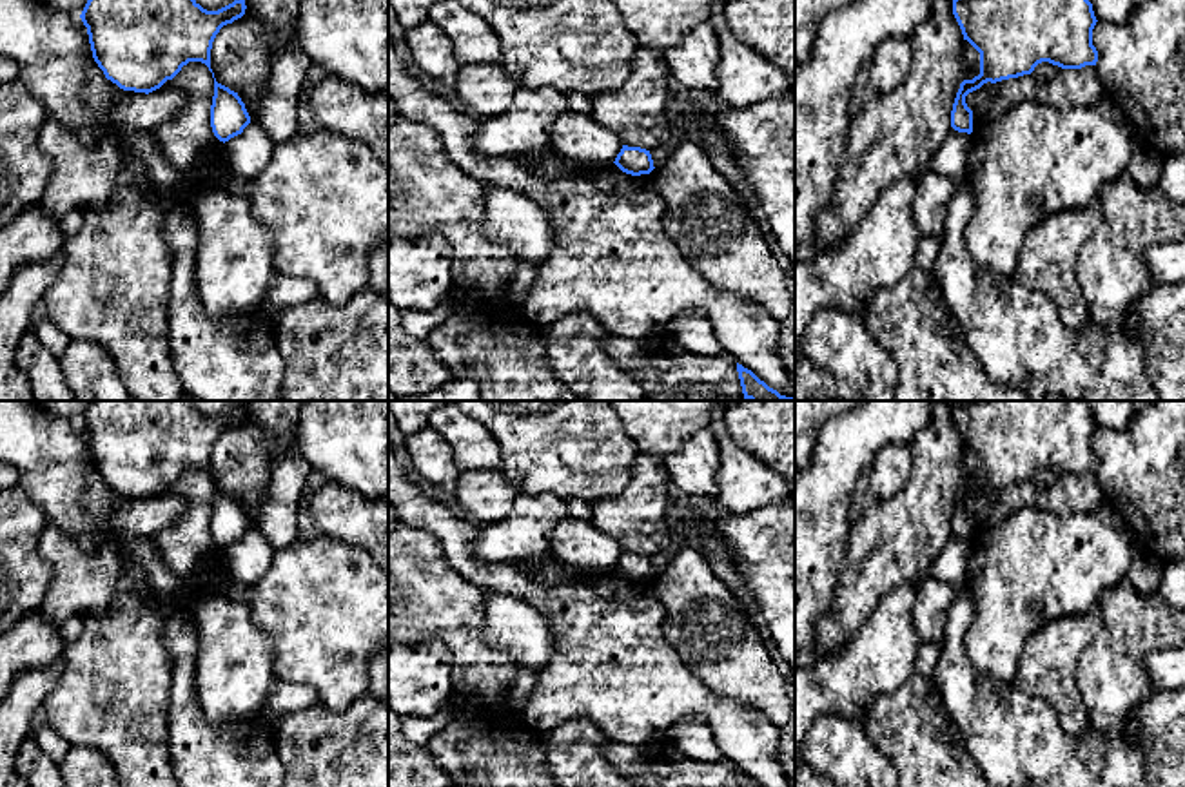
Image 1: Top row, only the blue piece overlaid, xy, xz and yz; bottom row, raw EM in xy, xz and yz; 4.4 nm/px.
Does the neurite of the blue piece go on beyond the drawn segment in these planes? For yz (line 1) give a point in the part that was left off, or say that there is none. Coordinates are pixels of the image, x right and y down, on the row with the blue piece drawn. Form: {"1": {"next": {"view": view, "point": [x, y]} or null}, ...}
{"1": {"next": null}}

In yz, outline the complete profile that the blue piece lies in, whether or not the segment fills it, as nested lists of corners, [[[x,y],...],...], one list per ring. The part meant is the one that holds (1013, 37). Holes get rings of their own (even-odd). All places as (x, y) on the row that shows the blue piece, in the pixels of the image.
[[[953,0],[953,15],[980,53],[980,74],[956,92],[951,127],[973,132],[965,96],[984,83],[1031,74],[1042,62],[1062,69],[1096,65],[1096,16],[1089,0]]]

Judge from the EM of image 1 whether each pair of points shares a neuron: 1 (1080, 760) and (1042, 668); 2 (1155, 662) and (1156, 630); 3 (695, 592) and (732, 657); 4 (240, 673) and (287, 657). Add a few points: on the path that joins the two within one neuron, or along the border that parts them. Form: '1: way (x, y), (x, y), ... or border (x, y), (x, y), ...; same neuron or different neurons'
1: border (1044, 699), (1067, 733), (1080, 735), (1089, 728); different neurons
2: border (1165, 648), (1149, 651), (1144, 662), (1158, 689); different neurons
3: way (705, 608), (705, 622), (717, 641); same neuron
4: border (256, 622), (269, 639), (271, 671), (276, 677); different neurons

